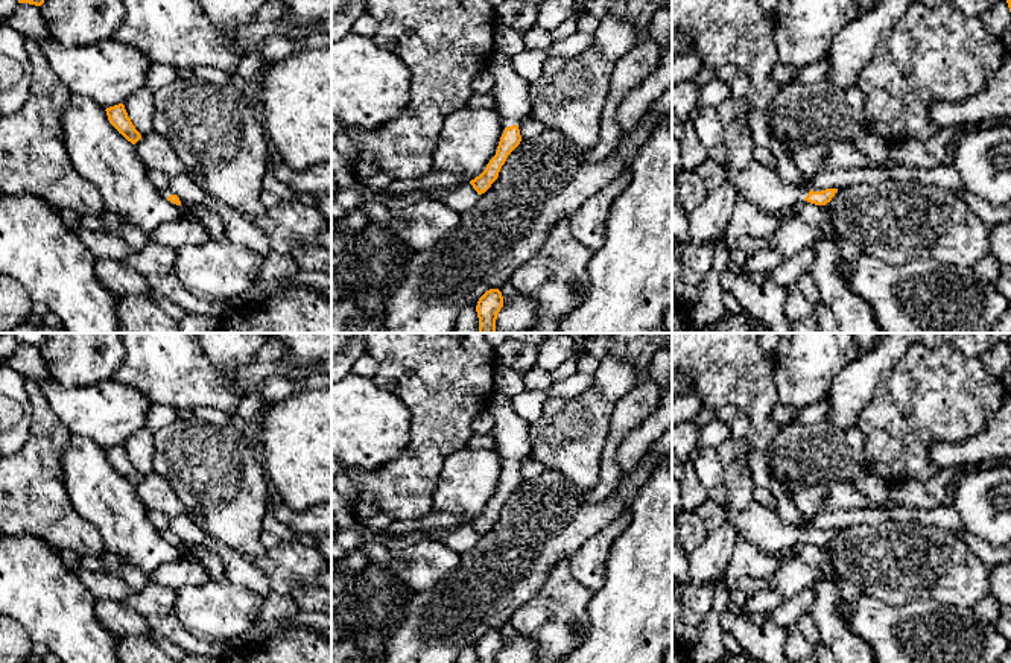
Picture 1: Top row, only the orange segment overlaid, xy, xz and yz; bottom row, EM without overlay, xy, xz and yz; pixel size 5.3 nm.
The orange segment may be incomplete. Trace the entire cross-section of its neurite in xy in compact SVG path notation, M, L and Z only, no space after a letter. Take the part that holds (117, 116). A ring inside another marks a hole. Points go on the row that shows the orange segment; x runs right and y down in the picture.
M123 103L109 106L105 109L109 123L132 144L135 144L141 135L132 125L131 119L128 117L128 113L125 109Z

